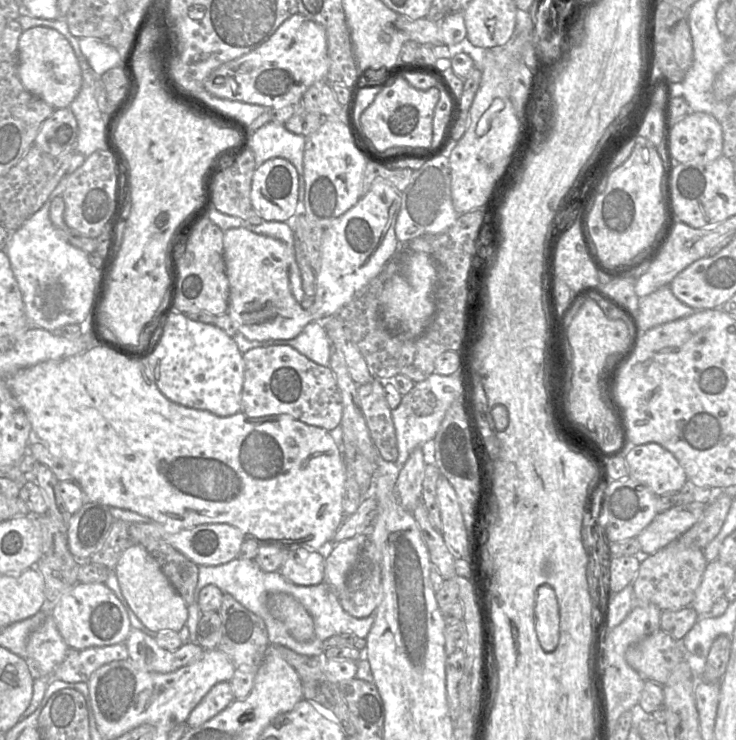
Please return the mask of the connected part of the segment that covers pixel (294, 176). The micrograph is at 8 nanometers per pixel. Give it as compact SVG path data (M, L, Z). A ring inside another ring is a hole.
M271 158L256 167L251 203L265 221L284 222L297 212L299 174L285 158Z

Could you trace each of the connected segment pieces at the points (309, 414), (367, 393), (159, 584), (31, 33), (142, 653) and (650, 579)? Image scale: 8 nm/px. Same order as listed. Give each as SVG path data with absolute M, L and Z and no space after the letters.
M291 346L258 347L243 354L245 364L241 411L251 418L286 414L327 431L340 428L343 403L336 377L330 367L316 364Z
M375 378L358 387L360 407L372 441L385 461L396 462L399 456L392 410L388 406L384 382Z
M141 544L126 549L114 567L128 606L144 626L154 632L179 632L187 623L188 605L162 572L158 562Z
M48 27L29 28L19 38L18 51L19 77L25 89L54 109L69 107L81 89L82 73L67 38Z
M134 628L124 643L127 646L129 659L135 665L158 673L169 673L190 665L200 660L205 651L192 641L183 643L175 651L169 651L161 648L153 637Z
M675 540L651 555L641 555L638 573L632 582L635 603L652 603L661 610L680 610L689 606L701 584L707 560L702 549L688 548Z

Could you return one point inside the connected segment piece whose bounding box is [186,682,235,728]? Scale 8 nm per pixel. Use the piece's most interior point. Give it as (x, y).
(220, 696)

